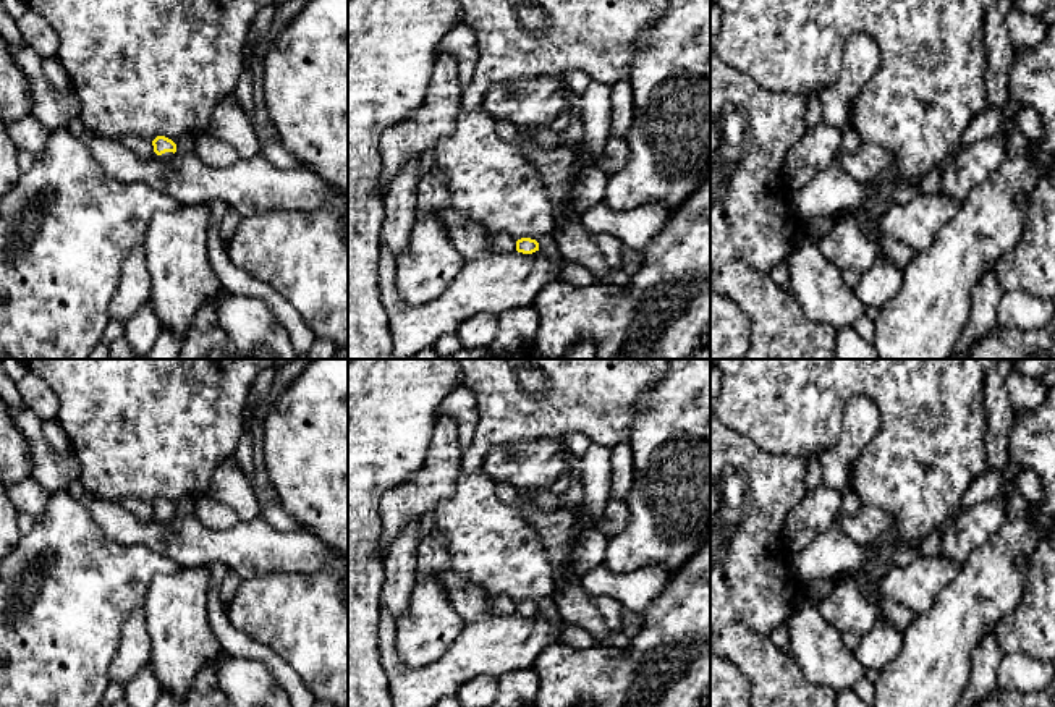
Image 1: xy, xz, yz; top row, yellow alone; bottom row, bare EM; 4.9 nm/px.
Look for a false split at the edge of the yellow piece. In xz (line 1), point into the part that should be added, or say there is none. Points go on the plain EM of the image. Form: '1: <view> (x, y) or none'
1: none

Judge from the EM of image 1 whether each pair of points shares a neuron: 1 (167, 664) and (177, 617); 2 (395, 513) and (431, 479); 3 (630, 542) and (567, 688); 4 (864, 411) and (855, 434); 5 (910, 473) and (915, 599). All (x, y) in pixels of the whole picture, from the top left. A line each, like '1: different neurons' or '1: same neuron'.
1: same neuron
2: same neuron
3: different neurons
4: same neuron
5: different neurons

